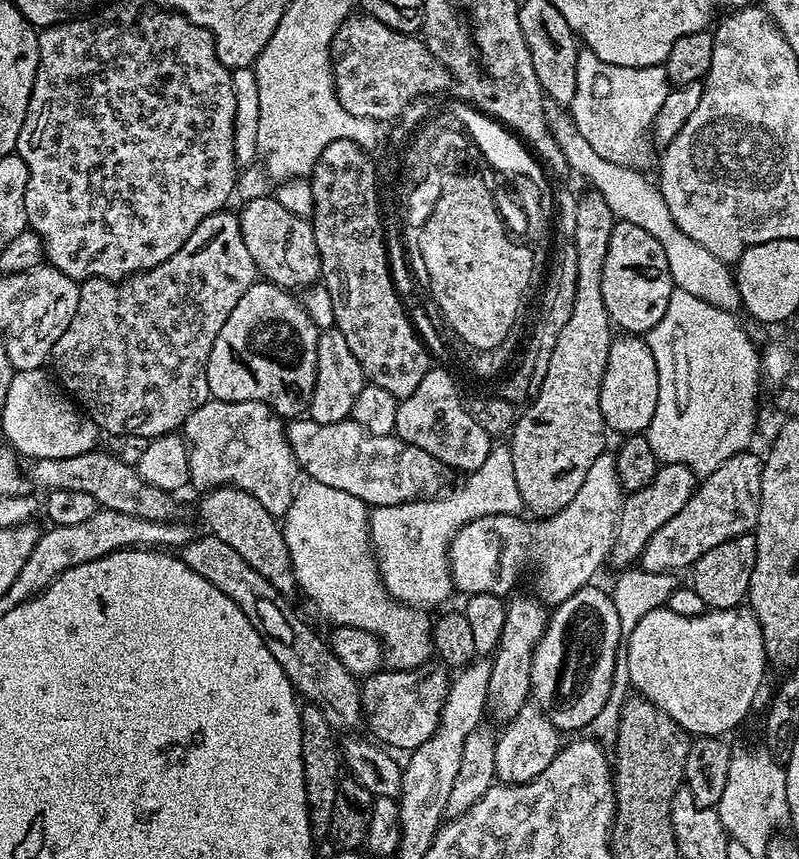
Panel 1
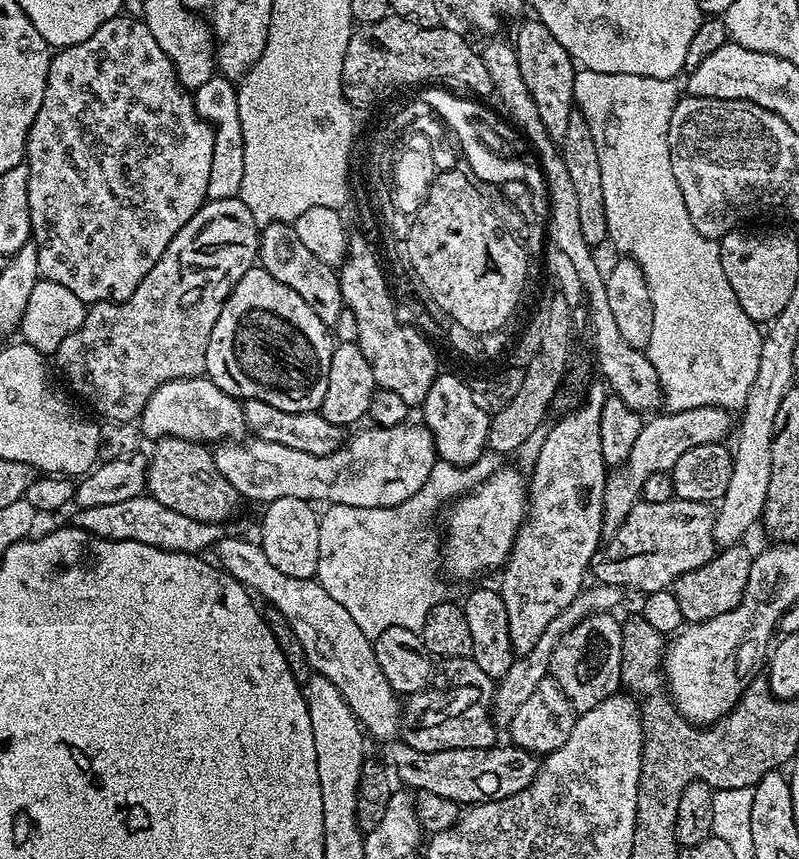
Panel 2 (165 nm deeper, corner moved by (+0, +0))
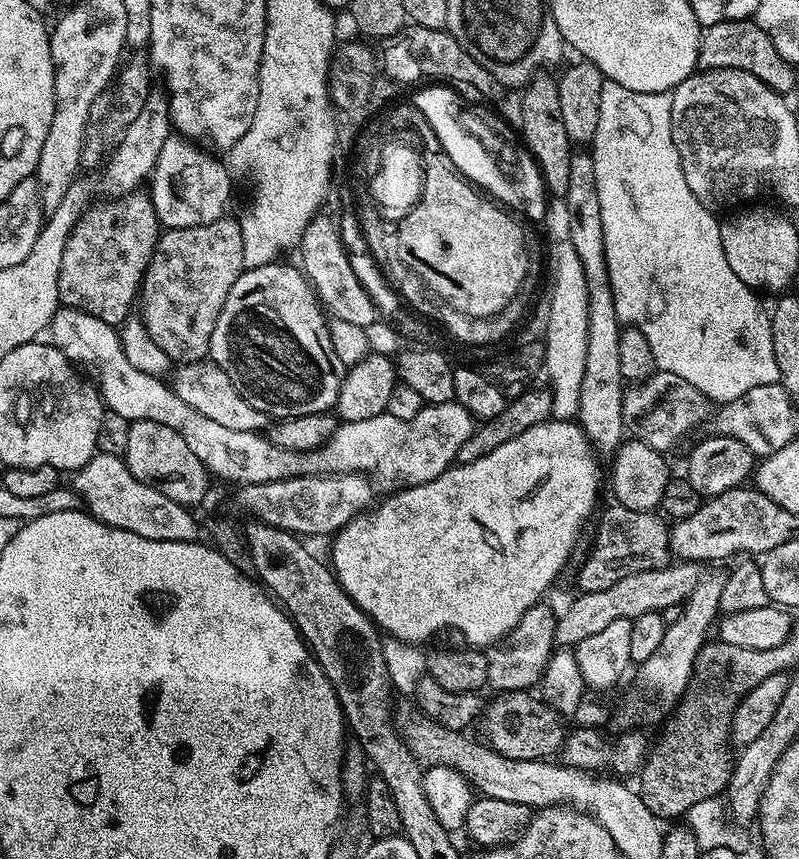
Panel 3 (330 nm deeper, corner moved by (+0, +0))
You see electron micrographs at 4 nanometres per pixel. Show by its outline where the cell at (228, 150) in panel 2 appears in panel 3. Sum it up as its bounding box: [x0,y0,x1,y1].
[150,134,232,229]

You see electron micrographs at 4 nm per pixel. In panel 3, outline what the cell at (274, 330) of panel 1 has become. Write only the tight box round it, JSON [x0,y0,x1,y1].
[210,263,346,418]

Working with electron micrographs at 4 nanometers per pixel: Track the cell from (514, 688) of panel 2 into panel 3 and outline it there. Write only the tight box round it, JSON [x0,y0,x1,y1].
[556,562,702,646]

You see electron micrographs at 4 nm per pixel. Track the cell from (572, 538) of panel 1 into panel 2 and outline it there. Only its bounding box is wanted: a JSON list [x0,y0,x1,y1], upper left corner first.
[604,406,734,533]

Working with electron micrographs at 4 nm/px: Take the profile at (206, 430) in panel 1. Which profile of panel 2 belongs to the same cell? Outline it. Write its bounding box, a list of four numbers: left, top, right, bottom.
[138,376,246,442]

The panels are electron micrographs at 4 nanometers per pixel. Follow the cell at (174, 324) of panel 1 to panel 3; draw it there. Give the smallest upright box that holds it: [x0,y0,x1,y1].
[138,218,245,364]

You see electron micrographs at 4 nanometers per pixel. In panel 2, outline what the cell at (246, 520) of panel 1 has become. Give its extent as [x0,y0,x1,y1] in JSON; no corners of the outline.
[147,436,242,525]

